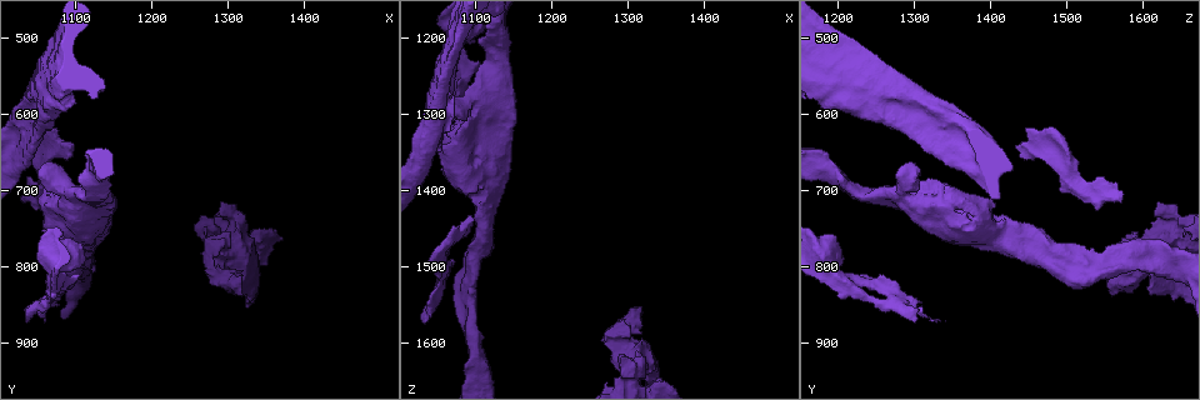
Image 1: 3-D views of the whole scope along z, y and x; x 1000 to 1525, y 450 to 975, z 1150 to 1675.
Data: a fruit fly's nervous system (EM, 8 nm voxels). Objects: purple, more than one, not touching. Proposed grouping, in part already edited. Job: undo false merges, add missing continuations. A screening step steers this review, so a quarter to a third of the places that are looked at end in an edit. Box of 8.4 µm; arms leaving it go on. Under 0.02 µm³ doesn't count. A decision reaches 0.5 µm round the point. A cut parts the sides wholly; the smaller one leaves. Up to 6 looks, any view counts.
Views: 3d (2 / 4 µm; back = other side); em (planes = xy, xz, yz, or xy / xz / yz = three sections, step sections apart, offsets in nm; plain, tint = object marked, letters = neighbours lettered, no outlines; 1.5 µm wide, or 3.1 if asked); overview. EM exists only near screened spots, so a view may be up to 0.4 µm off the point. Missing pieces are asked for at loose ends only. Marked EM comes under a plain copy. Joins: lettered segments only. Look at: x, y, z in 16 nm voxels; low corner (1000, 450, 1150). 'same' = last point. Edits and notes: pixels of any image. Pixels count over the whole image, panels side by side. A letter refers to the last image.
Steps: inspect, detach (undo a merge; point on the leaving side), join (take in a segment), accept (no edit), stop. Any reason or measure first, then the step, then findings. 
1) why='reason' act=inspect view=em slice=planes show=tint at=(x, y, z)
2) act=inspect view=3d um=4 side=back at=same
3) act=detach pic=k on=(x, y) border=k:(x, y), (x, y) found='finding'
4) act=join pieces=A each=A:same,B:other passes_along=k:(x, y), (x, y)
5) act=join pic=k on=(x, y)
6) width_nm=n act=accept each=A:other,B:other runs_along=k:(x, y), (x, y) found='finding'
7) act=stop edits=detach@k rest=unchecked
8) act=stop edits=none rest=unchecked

why='sharp bend' act=inspect view=em slice=planes show=letters at=(1045, 630, 1490)

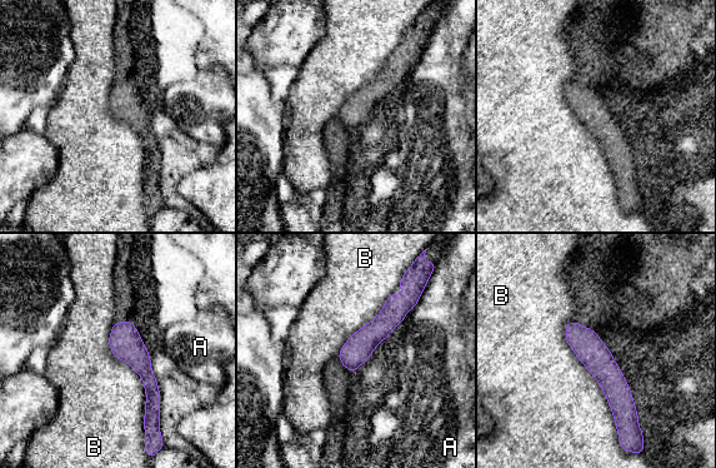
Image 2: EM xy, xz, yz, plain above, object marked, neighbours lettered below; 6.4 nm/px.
longest_contact=B:800nm act=accept each=A:other,B:other border=2:(570, 320), (566, 343), (619, 437) found='all the same cell'

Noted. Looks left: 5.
why='three-way junction' act=inspect view=3d um=4 at=(1075, 820, 1210)

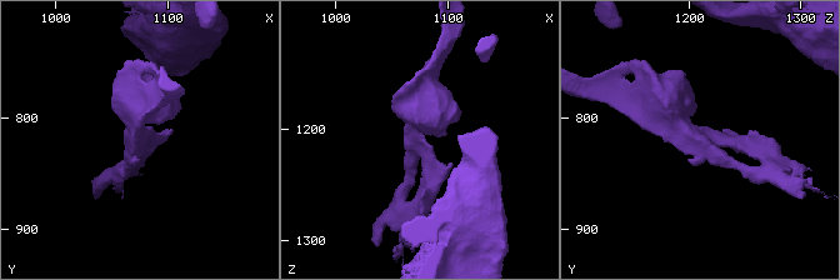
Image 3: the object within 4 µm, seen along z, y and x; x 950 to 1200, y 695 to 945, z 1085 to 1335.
why='shape alone is not enough' act=inspect view=em slice=planes show=letters at=(1072, 822, 1214)

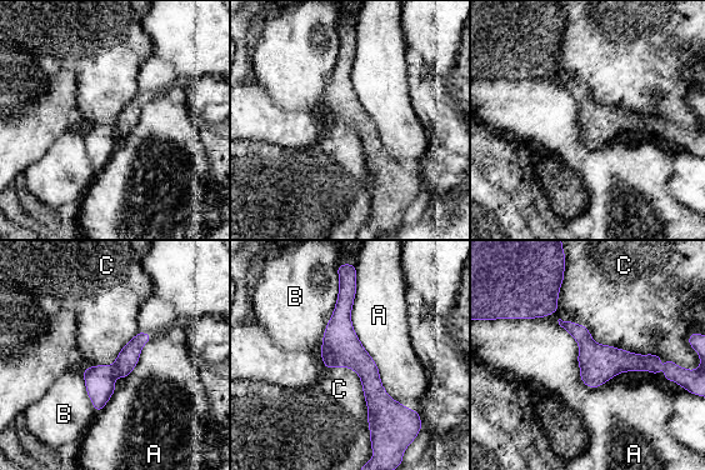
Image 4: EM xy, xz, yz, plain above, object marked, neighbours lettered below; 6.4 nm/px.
act=accept each=A:other,B:other,C:other border=4:(325, 368), (359, 376), (369, 429) found='one cell here'

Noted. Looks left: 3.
why='calibre changes' act=inspect view=3d um=4 at=(1295, 790, 1610)

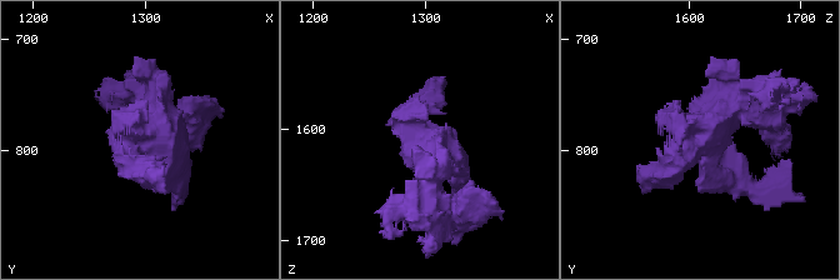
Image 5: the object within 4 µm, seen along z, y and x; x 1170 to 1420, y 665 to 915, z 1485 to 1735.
act=inspect view=em slice=planes show=letters at=(1294, 790, 1610)

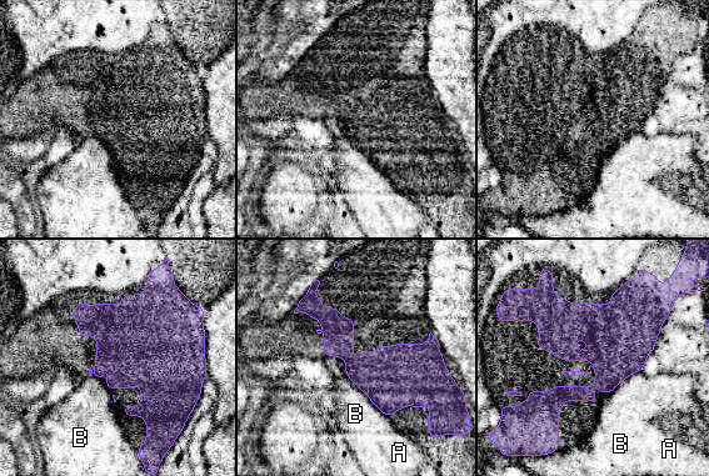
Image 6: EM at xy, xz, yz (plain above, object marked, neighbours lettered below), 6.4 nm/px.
width_nm=180 act=accept each=A:other,B:other border=6:(343, 364), (346, 376), (387, 416) found='one cell here'

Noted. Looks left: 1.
act=stop edits=none rest=unchecked

